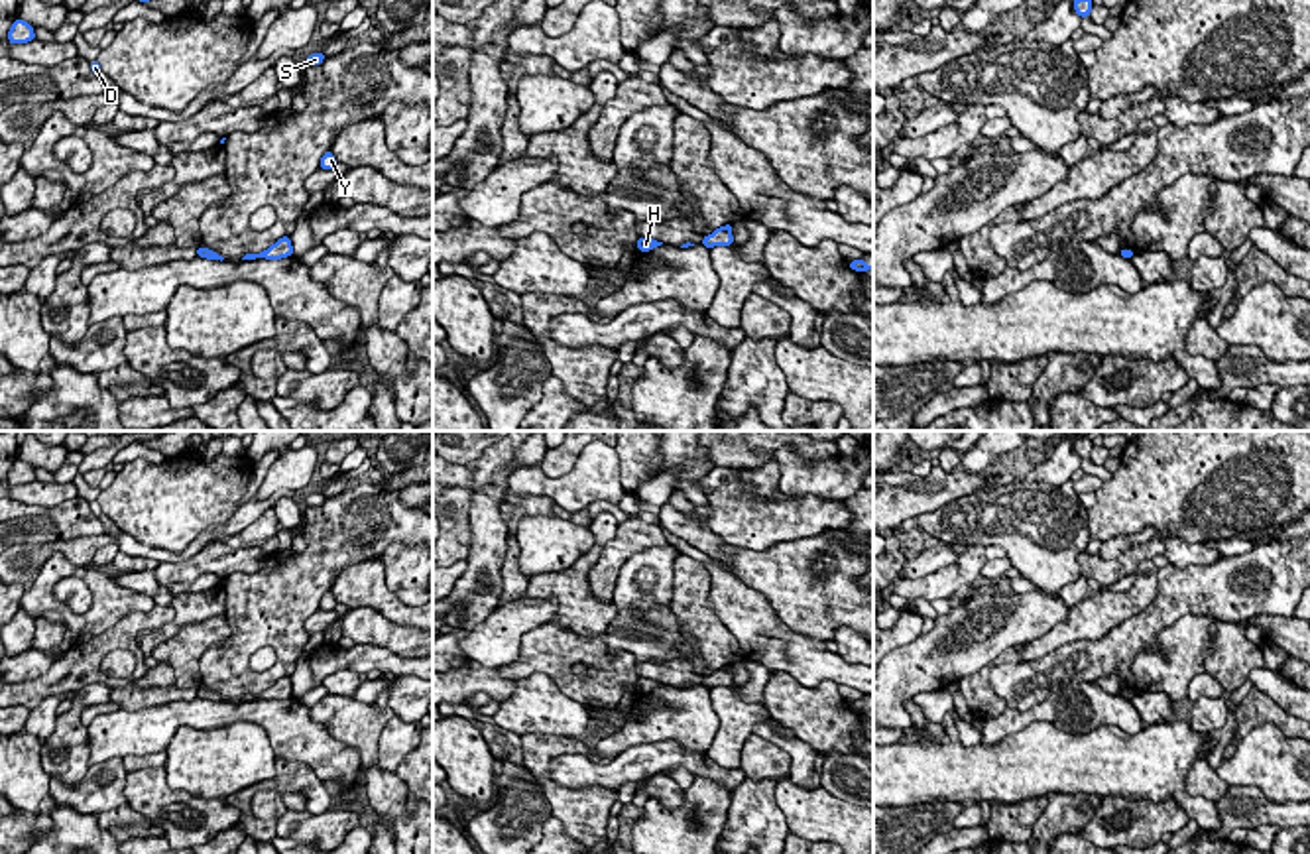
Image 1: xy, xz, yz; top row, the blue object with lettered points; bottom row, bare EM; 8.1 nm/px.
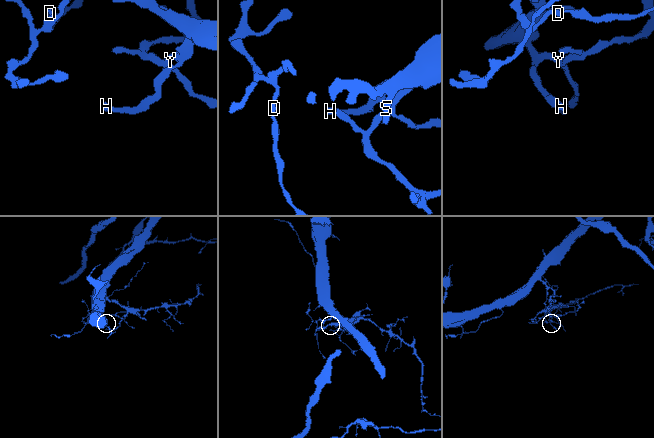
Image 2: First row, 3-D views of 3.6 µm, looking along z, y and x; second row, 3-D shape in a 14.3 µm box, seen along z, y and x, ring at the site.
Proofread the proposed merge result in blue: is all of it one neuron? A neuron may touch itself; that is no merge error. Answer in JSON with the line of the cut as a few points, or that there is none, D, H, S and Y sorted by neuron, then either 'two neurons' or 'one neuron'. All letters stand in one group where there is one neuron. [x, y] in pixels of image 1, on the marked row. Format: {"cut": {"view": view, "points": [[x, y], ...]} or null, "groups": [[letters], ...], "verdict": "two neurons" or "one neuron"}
{"cut": null, "groups": [["D", "H", "S", "Y"]], "verdict": "one neuron"}

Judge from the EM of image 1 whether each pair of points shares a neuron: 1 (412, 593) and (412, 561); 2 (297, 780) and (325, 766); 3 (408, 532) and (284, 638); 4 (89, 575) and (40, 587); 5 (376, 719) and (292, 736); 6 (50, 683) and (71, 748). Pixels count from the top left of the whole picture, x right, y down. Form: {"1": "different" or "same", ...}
{"1": "same", "2": "different", "3": "same", "4": "same", "5": "different", "6": "different"}

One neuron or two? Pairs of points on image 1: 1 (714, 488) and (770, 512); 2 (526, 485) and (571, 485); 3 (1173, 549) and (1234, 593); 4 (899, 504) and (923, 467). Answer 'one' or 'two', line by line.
1: one
2: one
3: two
4: two

